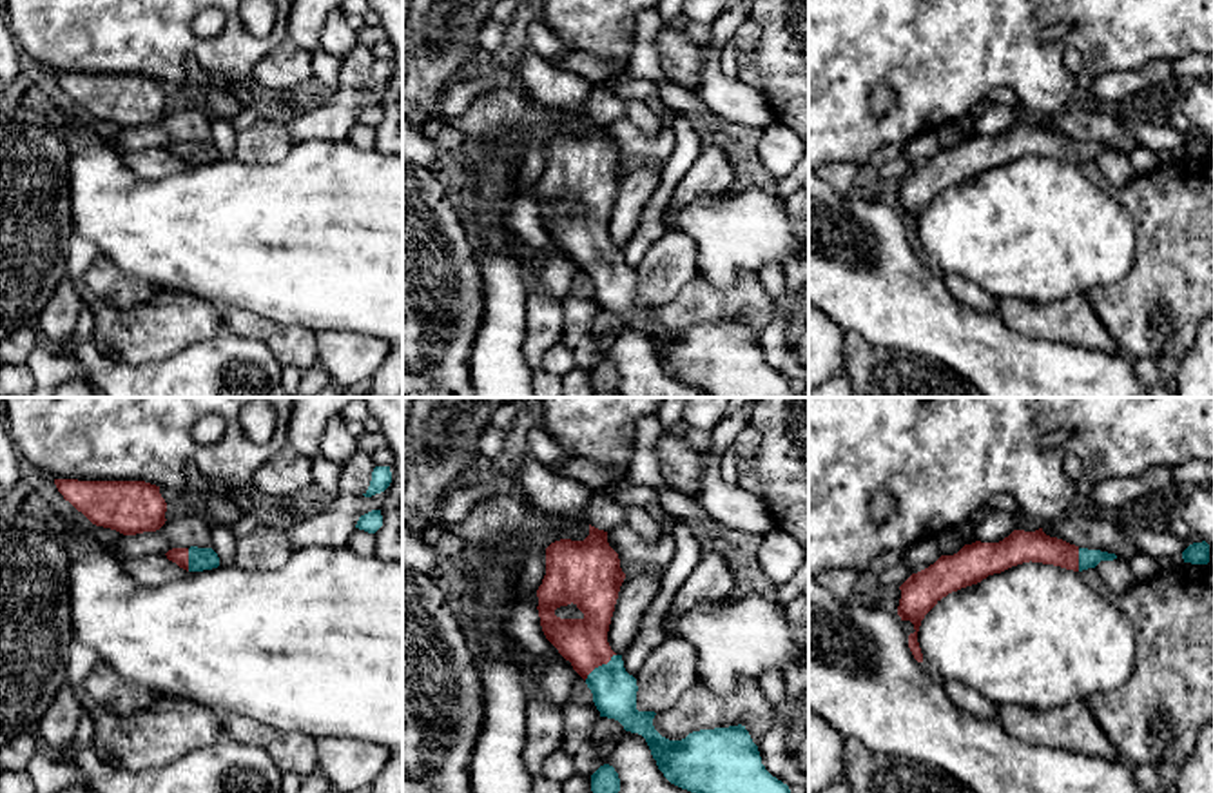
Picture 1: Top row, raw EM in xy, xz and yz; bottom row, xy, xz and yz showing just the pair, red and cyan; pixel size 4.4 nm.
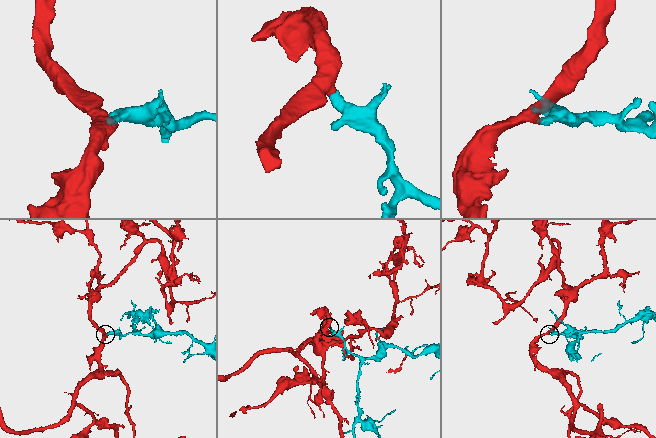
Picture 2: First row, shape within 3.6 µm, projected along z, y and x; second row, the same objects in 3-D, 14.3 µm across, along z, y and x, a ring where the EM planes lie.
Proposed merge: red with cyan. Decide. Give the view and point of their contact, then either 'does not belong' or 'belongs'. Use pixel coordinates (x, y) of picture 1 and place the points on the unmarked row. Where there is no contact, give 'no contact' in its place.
contact xz (599, 258); belongs

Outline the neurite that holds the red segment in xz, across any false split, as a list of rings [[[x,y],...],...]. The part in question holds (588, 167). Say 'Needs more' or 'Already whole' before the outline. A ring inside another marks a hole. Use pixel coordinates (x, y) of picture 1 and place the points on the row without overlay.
Needs more. [[[589,118],[589,129],[584,134],[560,132],[546,142],[546,169],[537,183],[544,229],[586,274],[600,310],[615,312],[626,325],[642,328],[664,370],[682,383],[702,388],[711,397],[798,397],[789,379],[765,363],[745,319],[700,323],[682,334],[669,334],[655,323],[655,305],[636,303],[636,272],[626,265],[622,249],[616,249],[607,236],[624,172],[618,147],[607,136],[607,125]],[[571,196],[584,207],[582,212],[555,209],[557,201]]]

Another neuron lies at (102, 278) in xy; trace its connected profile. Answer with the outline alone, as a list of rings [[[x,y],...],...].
[[[98,256],[87,269],[82,287],[87,294],[100,299],[112,298],[125,287],[127,278],[103,256]]]

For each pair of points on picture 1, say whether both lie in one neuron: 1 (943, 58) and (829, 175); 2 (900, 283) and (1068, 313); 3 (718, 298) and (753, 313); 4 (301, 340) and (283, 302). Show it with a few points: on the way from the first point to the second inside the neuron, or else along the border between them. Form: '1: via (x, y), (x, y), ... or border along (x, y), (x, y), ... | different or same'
1: border along (827, 162), (853, 162), (858, 166) | different
2: border along (996, 313), (1009, 327), (1030, 338) | different
3: via (727, 302), (744, 303) | same
4: border along (252, 313), (283, 325), (305, 325), (314, 332) | different

